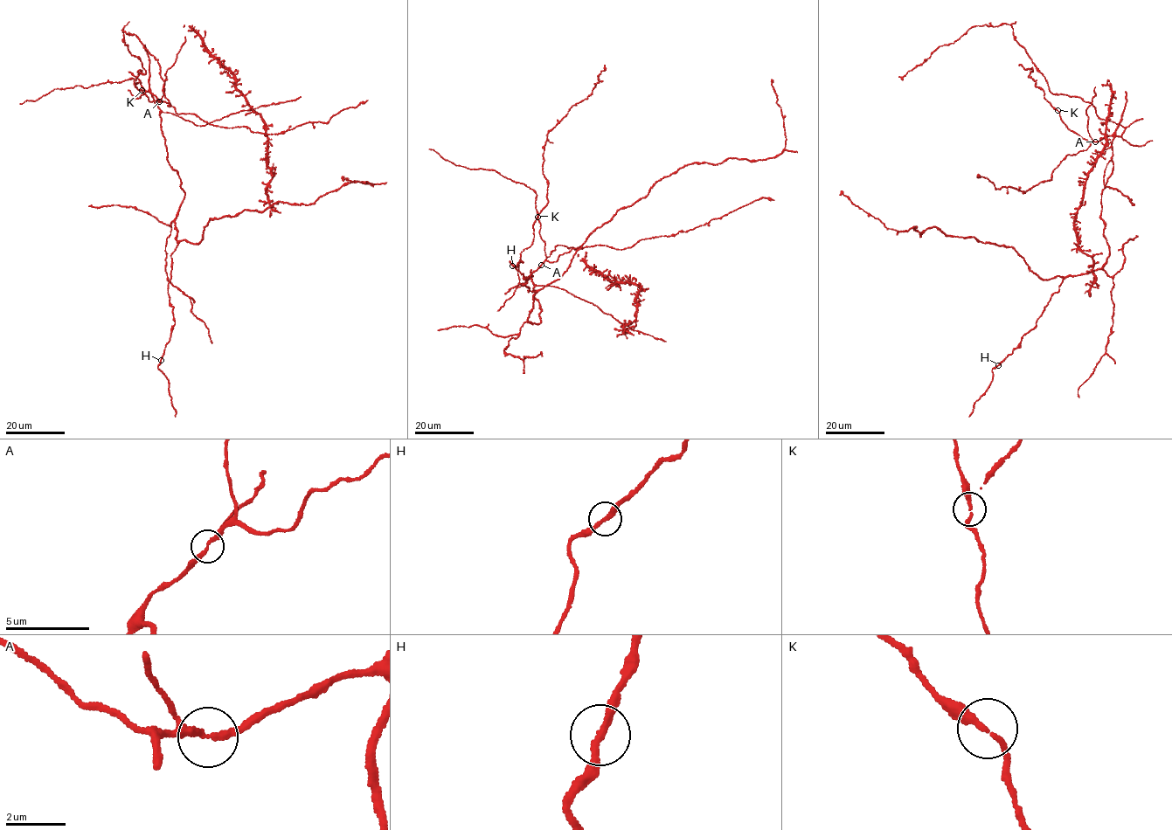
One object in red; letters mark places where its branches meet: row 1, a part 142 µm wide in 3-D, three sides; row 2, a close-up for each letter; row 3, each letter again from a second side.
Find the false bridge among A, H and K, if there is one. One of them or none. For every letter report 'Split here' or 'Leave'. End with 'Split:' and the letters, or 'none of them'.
A: Leave
H: Leave
K: Leave
Split: none of them

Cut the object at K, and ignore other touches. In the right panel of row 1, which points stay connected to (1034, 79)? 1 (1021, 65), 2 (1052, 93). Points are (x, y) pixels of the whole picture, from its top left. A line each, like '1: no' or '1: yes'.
1: yes
2: no

